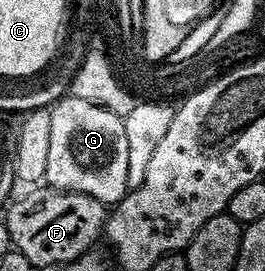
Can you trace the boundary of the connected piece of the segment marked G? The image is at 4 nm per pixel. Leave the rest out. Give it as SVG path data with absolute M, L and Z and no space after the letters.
M71 95L59 99L49 111L51 126L45 183L59 192L79 192L107 206L117 204L128 191L128 138L124 135L122 117Z

